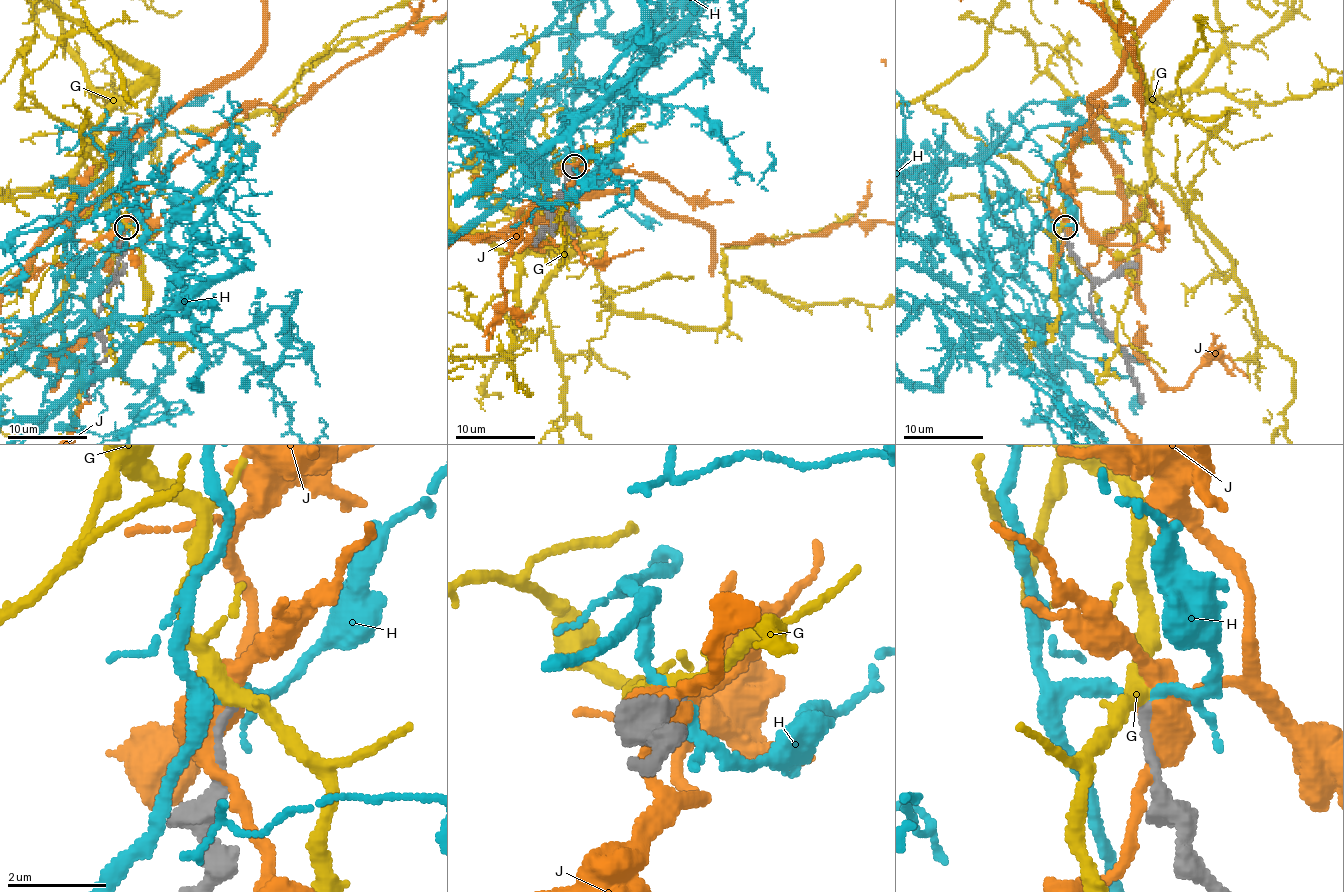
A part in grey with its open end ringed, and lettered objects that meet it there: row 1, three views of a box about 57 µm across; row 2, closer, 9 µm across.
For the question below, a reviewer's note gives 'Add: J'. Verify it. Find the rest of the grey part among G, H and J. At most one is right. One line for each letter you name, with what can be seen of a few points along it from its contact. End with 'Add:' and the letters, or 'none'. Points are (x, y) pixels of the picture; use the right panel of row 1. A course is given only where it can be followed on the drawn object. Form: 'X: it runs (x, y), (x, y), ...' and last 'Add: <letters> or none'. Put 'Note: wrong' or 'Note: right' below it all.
Add: none
Note: wrong

